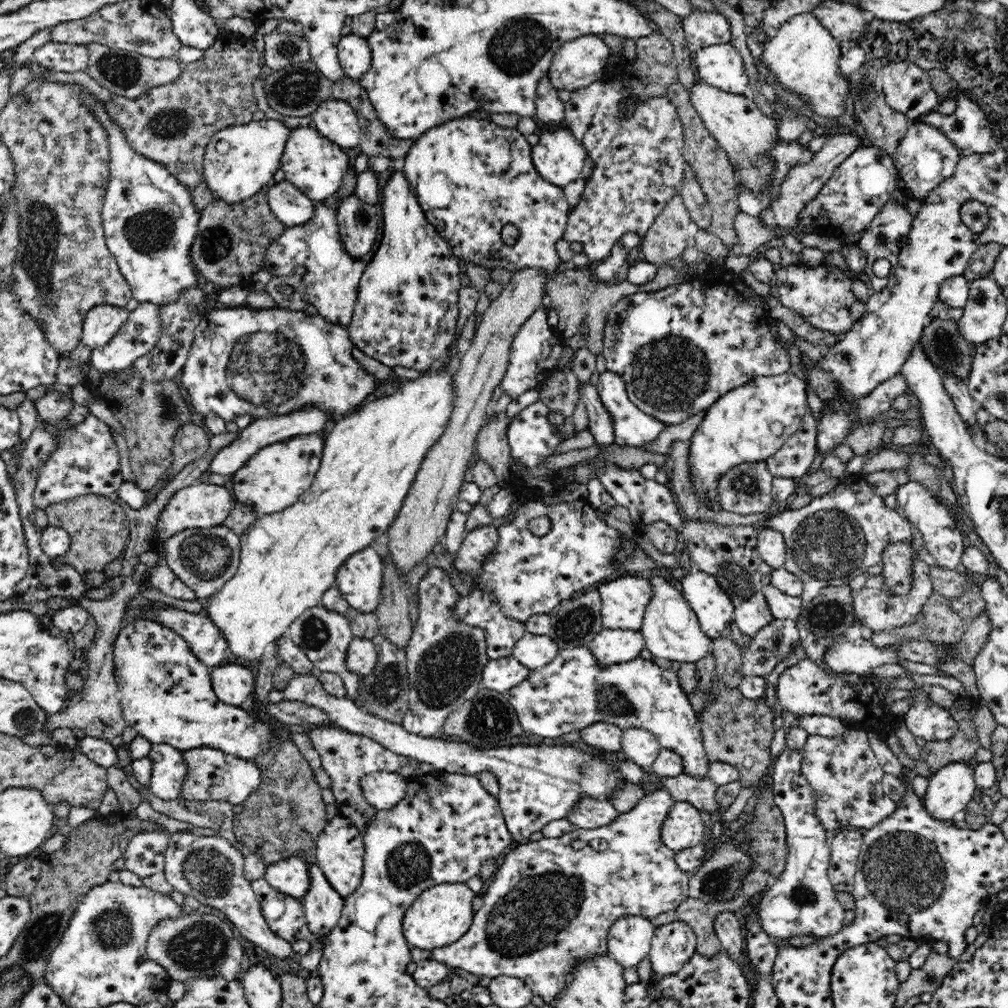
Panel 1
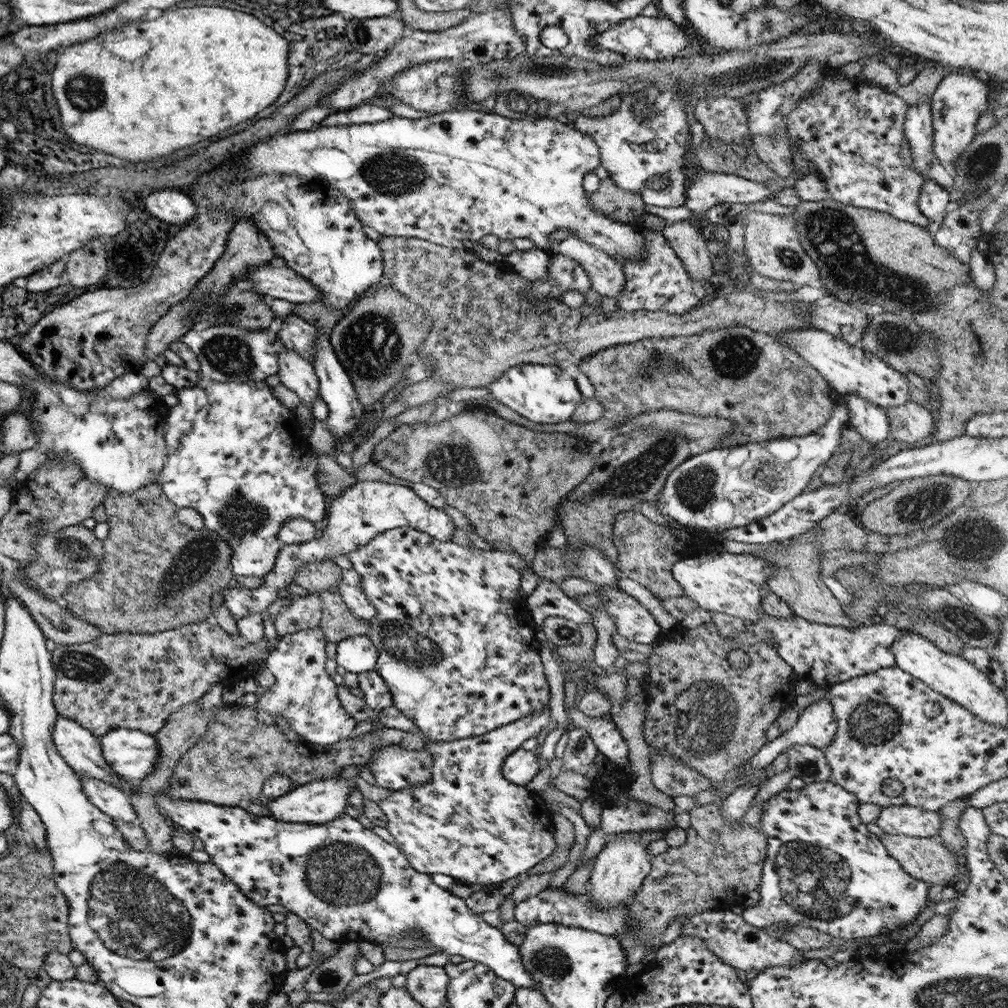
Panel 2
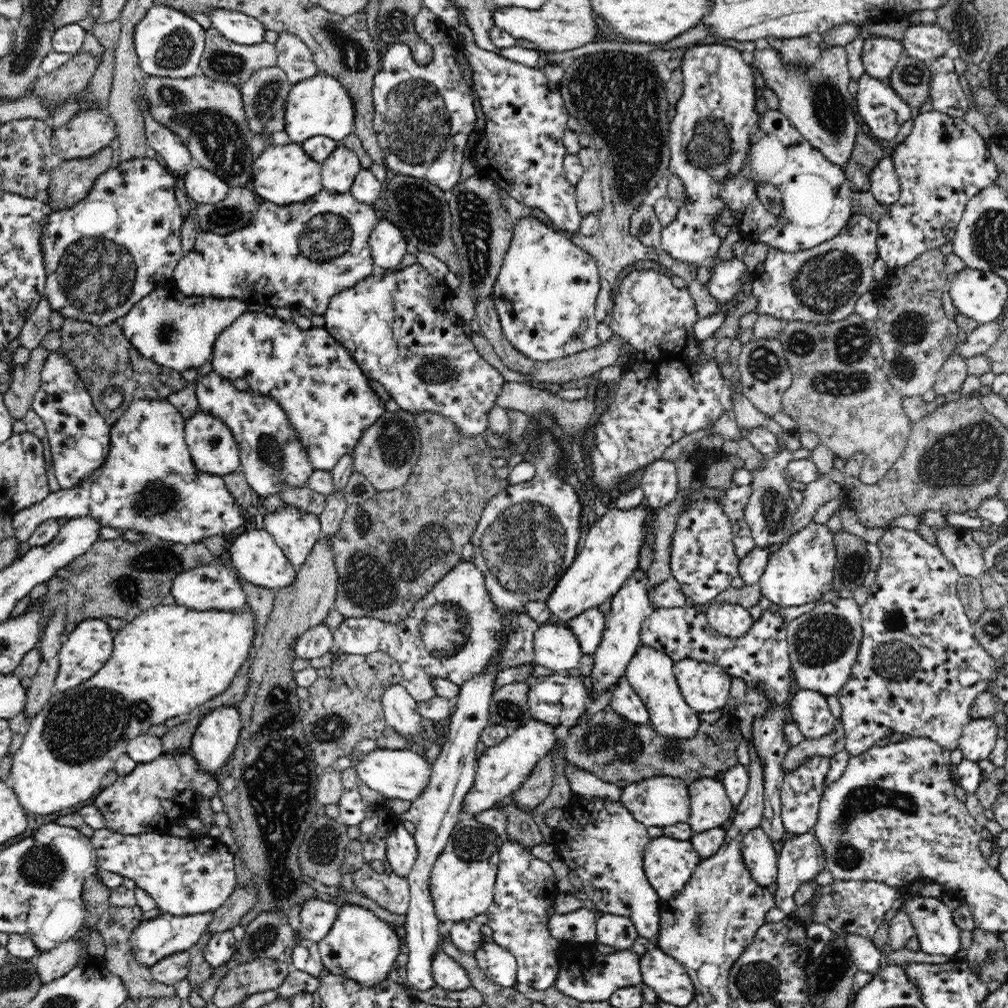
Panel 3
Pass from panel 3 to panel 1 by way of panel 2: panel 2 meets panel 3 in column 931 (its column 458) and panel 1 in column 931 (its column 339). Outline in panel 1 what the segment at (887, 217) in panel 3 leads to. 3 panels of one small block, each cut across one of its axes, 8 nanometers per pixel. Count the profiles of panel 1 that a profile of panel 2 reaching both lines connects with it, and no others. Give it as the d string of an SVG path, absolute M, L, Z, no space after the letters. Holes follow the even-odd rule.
M917 122L911 124L904 138L898 144L894 154L893 166L896 168L898 180L906 187L903 192L907 198L922 201L932 190L938 189L947 179L956 173L960 158L967 151L960 149L937 127Z

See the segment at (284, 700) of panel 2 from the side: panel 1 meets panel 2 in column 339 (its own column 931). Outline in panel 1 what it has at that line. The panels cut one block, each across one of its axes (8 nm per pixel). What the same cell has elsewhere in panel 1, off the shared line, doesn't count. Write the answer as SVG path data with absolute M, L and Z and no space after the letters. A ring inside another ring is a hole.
M927 689L913 691L917 694L917 703L905 714L905 724L914 736L927 741L946 740L956 734L958 723L947 710L931 704L927 700Z

